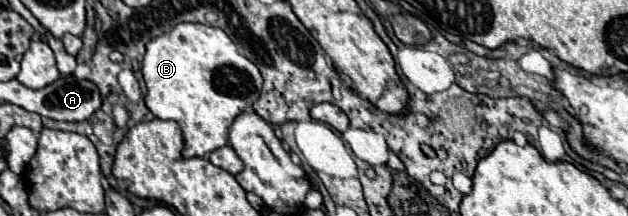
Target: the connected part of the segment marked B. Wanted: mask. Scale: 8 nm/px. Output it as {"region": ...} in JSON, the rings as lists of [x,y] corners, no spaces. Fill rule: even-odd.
{"region":[[[178,24],[174,30],[152,38],[146,44],[142,74],[148,90],[144,96],[148,110],[160,120],[174,120],[180,124],[184,132],[184,158],[206,156],[212,150],[222,148],[228,142],[228,128],[234,118],[252,106],[262,90],[262,76],[258,68],[236,50],[236,44],[224,30],[208,24]]]}

